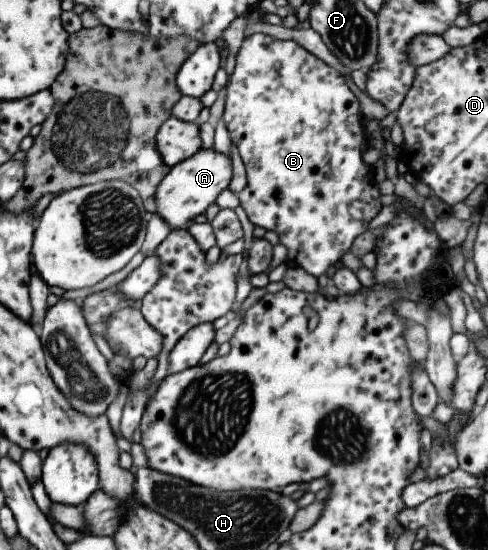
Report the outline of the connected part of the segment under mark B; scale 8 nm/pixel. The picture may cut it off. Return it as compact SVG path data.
M253 34L243 39L241 48L232 59L226 87L227 97L222 118L232 143L239 150L239 156L242 158L247 174L247 186L238 194L240 205L254 226L262 226L265 230L272 230L279 236L280 244L287 248L287 264L301 267L318 279L319 276L326 274L325 272L331 266L341 264L342 256L350 251L353 240L368 230L371 220L382 208L379 202L379 196L382 193L372 177L372 168L363 160L363 152L368 146L368 136L362 124L359 101L347 85L345 77L334 67L328 66L315 54L307 52L306 48L299 46L293 40L276 39L265 34Z

